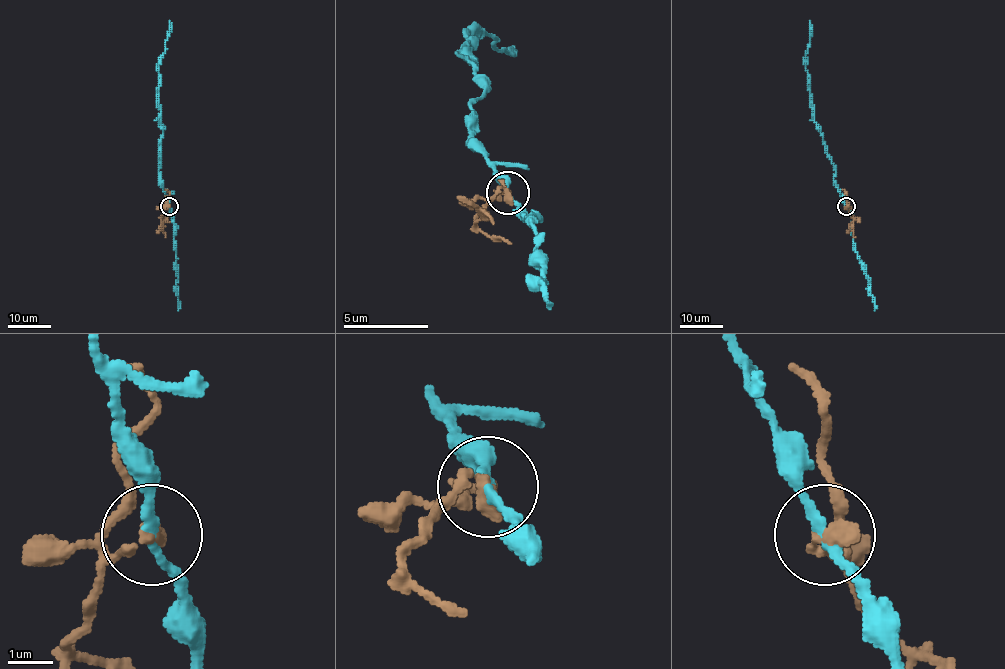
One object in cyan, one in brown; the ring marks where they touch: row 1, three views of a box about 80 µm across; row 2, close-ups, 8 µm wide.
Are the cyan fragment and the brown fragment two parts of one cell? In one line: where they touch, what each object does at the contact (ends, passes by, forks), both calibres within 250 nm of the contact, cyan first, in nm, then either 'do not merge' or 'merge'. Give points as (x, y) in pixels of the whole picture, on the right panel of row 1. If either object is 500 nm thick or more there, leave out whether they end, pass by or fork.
at (846, 206); cyan passes by; brown ends there; 190 nm thick on the cyan side, 420 nm on the other; do not merge

